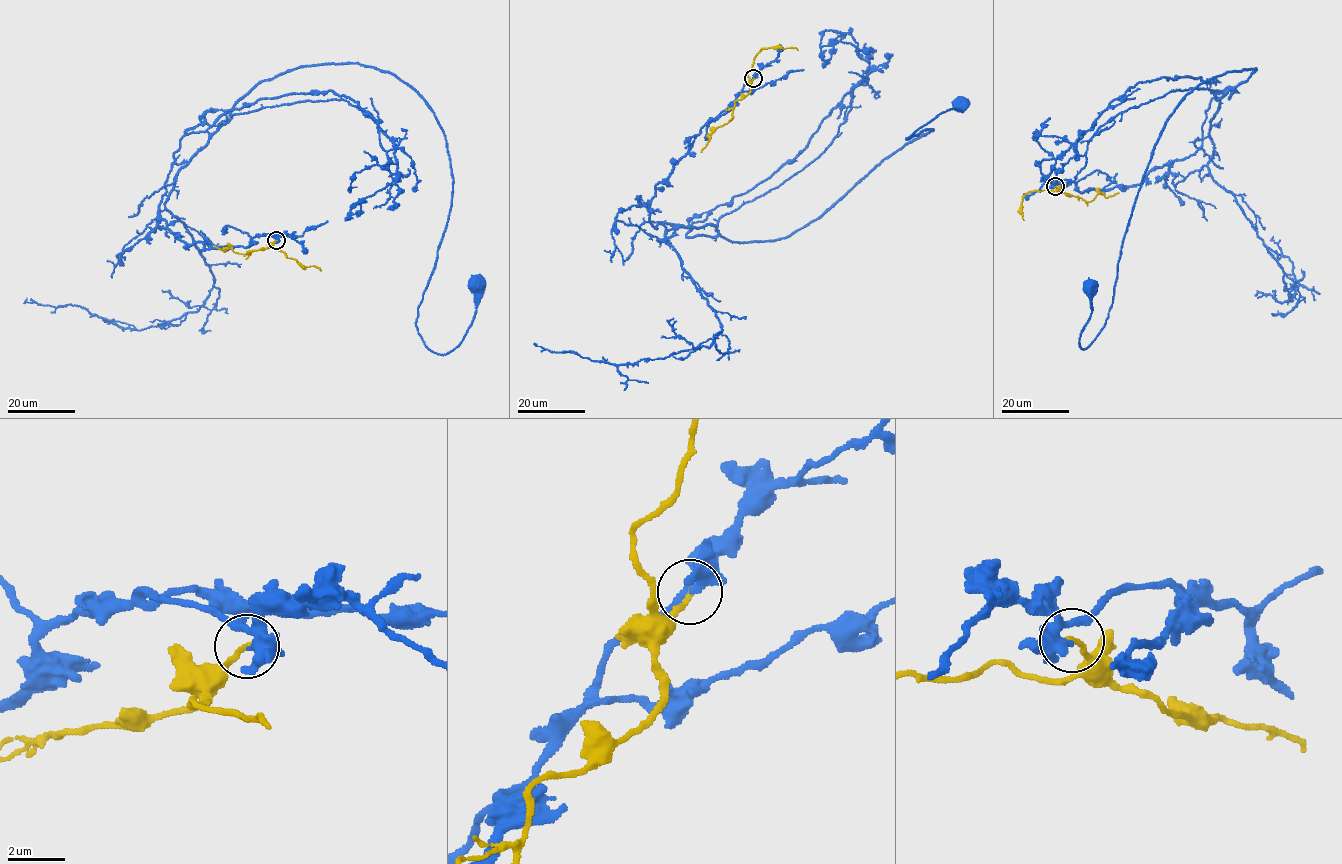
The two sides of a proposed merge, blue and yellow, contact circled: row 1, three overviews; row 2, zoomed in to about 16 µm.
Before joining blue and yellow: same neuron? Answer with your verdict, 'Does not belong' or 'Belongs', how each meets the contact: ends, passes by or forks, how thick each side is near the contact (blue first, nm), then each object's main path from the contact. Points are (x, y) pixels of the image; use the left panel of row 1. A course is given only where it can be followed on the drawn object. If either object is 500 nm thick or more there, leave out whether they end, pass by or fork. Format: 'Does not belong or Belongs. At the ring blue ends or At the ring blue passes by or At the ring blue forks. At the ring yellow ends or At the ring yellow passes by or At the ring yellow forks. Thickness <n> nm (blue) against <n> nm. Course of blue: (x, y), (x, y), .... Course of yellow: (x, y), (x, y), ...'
Does not belong. At the ring blue passes by. At the ring yellow ends. Thickness 280 nm (blue) against 190 nm. Course of blue: (275, 240), (167, 227), (180, 140), (263, 81), (376, 67), (445, 133), (430, 350), (478, 284). Course of yellow: (275, 240), (268, 248), (253, 250), (249, 255), (235, 253), (228, 247), (223, 252), (215, 245)

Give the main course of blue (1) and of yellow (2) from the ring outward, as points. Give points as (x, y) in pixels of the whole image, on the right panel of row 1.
1: (1054, 186), (1136, 186), (1184, 159), (1210, 101), (1256, 69), (1199, 83), (1167, 122), (1083, 349), (1090, 289)
2: (1054, 186), (1066, 195), (1087, 202), (1098, 194), (1106, 197), (1118, 192)

